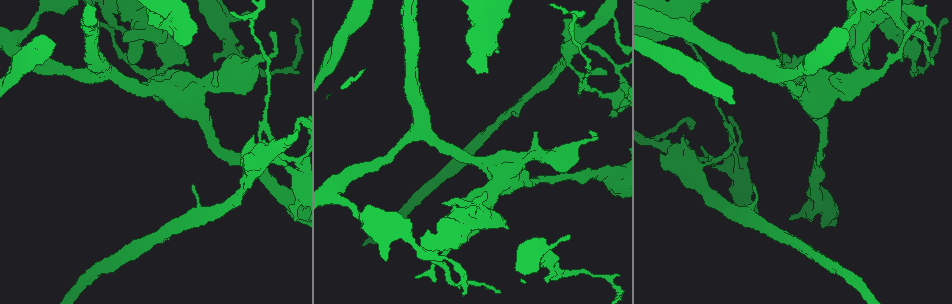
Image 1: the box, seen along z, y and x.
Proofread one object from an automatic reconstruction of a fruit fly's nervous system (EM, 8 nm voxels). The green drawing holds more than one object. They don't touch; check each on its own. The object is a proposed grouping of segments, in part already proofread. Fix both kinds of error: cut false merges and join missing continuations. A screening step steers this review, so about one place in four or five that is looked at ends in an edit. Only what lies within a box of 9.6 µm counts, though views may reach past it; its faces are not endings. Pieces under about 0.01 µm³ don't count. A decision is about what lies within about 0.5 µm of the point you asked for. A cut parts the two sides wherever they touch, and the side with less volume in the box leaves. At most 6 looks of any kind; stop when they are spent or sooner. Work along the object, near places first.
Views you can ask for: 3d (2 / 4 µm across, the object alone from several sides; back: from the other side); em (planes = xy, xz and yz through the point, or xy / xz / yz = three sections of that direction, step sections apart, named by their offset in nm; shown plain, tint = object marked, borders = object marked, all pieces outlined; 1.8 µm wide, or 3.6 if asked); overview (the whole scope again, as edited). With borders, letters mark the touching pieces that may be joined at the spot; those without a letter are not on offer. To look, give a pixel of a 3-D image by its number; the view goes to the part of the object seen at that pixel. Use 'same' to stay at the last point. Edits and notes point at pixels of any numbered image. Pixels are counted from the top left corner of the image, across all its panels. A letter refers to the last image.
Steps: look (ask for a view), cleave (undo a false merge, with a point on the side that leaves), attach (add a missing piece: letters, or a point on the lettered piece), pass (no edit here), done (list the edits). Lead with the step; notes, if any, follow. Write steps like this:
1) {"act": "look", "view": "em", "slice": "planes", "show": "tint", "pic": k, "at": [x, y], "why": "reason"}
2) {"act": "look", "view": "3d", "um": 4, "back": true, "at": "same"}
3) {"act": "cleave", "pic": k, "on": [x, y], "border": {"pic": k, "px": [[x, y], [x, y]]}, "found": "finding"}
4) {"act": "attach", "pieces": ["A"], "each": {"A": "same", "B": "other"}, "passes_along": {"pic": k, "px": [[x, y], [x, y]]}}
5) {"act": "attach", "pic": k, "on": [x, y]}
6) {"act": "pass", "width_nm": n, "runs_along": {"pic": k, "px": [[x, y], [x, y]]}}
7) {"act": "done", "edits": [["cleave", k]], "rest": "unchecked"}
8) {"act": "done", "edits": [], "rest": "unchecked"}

{"act": "look", "view": "3d", "um": 2, "pic": 1, "at": [899, 60], "why": "free end"}

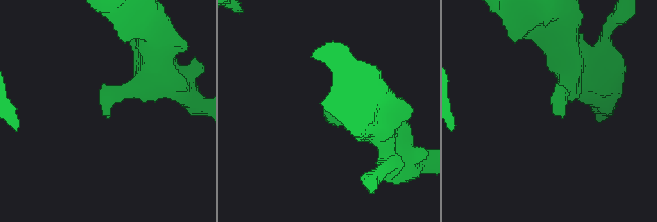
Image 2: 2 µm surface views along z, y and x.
{"act": "look", "view": "em", "um": 3.6, "slice": "planes", "show": "borders", "pic": 2, "at": [555, 112], "why": "now the EM"}

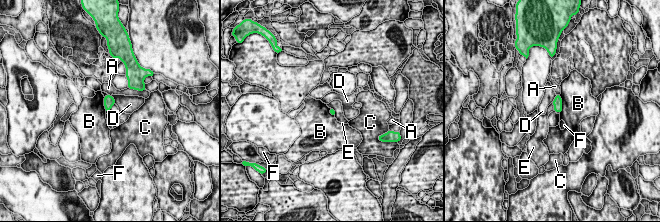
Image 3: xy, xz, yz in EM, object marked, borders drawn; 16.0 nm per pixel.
{"act": "pass", "each": {"A": "other", "B": "other", "C": "other", "D": "other", "E": "other", "F": "other"}, "border": {"pic": 3, "px": [[330, 107], [335, 115]]}, "found": "no lettered piece goes on from it"}

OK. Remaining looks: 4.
{"act": "look", "view": "em", "slice": "xy", "step": 16, "show": "borders", "pic": 1, "at": [107, 12], "why": "four arms meet"}

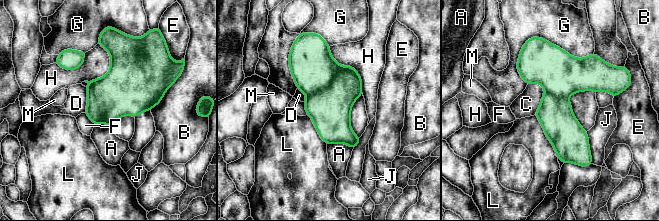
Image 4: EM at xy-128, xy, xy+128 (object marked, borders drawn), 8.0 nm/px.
{"act": "cleave", "pic": 4, "on": [330, 108], "each": {"A": "other", "B": "other", "C": "other", "D": "other", "E": "other", "F": "other", "G": "other", "H": "other", "J": "other", "L": "other", "M": "other"}, "border": {"pic": 4, "px": [[356, 72], [339, 71], [307, 96]]}, "found": "two cells meet here"}

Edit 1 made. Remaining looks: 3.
{"act": "look", "view": "overview", "why": "see it whole again"}

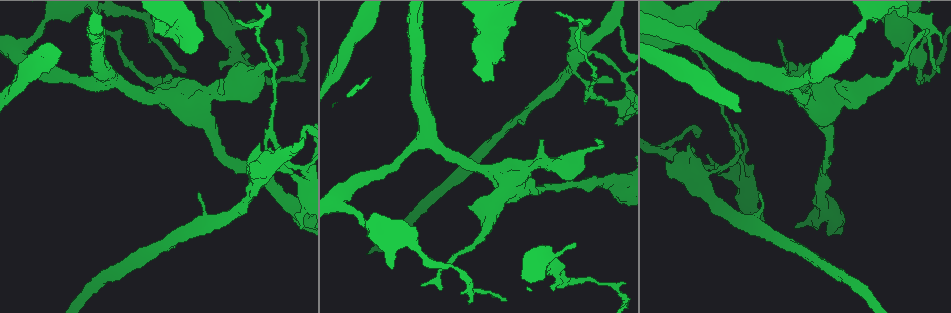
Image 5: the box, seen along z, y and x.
{"act": "look", "view": "3d", "um": 4, "pic": 5, "at": [487, 34], "why": "thick turns thin"}

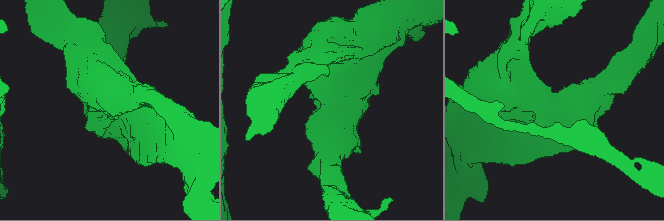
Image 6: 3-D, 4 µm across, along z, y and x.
{"act": "look", "view": "em", "um": 3.6, "slice": "planes", "show": "borders", "pic": 6, "at": [331, 109], "why": "now the EM"}

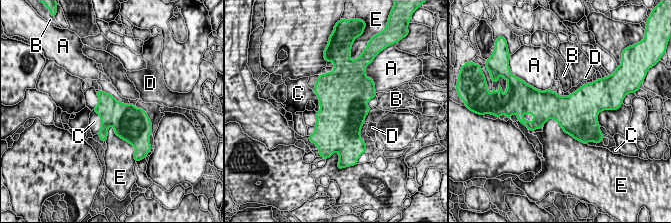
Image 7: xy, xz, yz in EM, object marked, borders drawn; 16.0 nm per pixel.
{"act": "pass", "width_nm": 460, "each": {"A": "other", "B": "other", "C": "other", "D": "other", "E": "other"}, "found": "continuous, no second cell"}

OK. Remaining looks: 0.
{"act": "done", "edits": [["cleave", 4]], "rest": "unchecked"}

